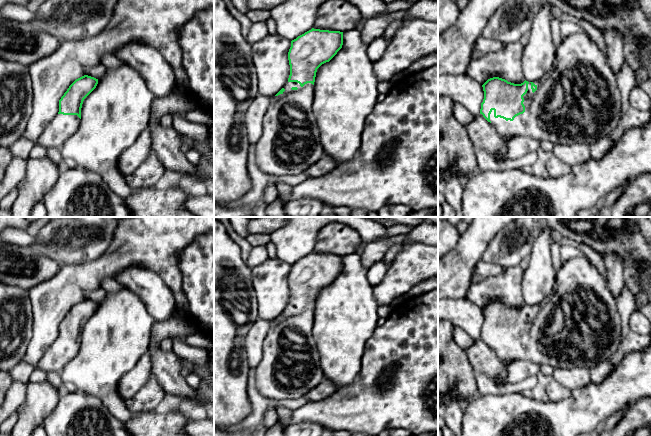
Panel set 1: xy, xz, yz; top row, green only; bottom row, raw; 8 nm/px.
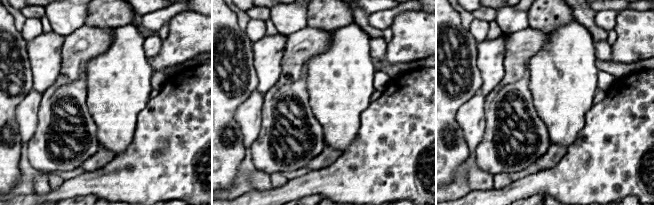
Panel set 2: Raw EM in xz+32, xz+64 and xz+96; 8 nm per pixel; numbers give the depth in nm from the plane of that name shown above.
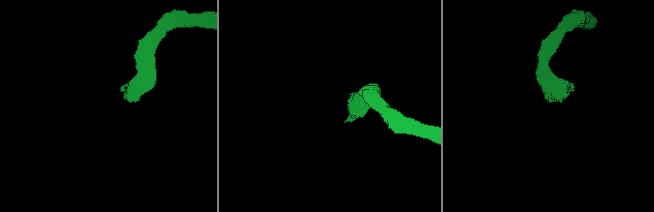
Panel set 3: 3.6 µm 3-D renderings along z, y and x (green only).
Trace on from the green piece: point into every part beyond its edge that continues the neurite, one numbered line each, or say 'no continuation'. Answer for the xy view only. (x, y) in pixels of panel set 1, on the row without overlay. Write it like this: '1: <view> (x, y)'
1: xy (62, 351)

